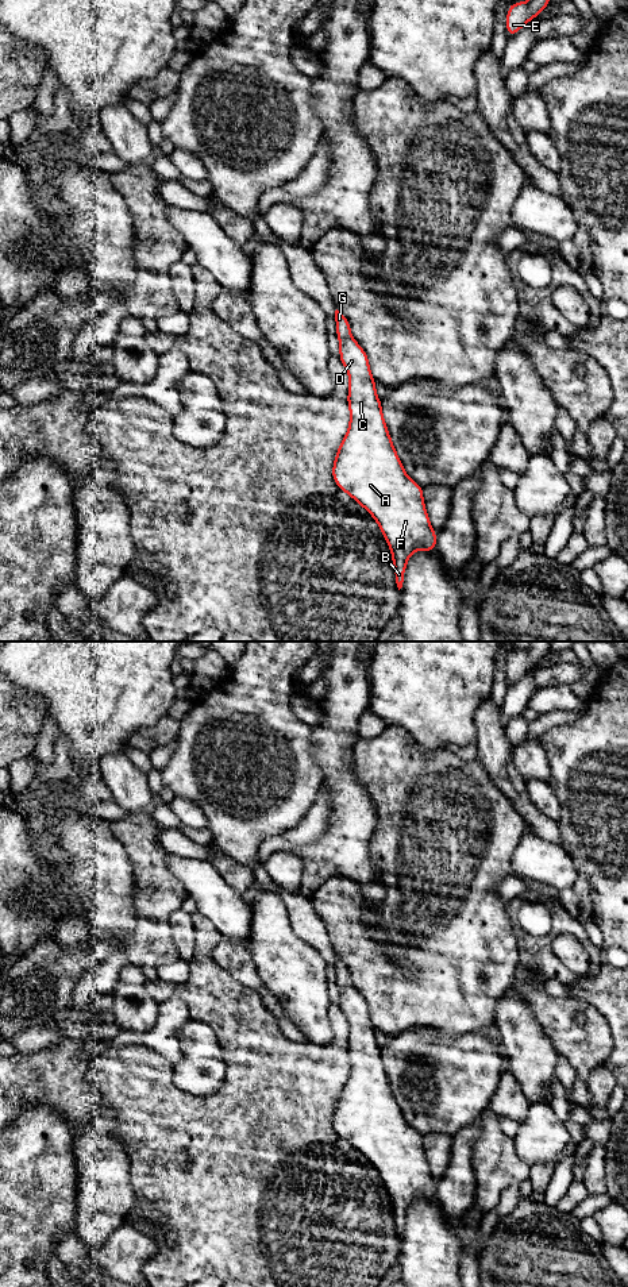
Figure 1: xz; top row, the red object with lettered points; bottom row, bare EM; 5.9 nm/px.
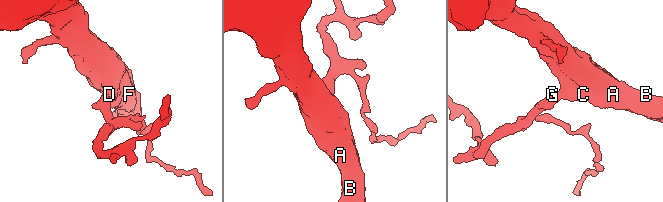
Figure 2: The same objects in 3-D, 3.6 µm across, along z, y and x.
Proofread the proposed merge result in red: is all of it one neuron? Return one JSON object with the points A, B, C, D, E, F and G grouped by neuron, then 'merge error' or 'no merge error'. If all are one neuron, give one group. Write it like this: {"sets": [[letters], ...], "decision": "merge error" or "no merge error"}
{"sets": [["A", "B", "C", "D", "E", "F", "G"]], "decision": "no merge error"}

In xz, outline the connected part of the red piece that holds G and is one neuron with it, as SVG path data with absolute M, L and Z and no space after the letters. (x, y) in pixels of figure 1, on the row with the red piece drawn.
M336 309L335 321L339 358L350 379L350 425L338 448L332 477L378 523L392 552L400 590L407 560L419 548L435 551L436 532L429 524L423 488L407 475L393 447L369 358L351 338L347 316Z

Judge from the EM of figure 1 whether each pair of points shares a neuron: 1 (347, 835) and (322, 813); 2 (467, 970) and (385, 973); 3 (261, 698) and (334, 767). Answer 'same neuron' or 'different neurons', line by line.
1: different neurons
2: same neuron
3: different neurons

